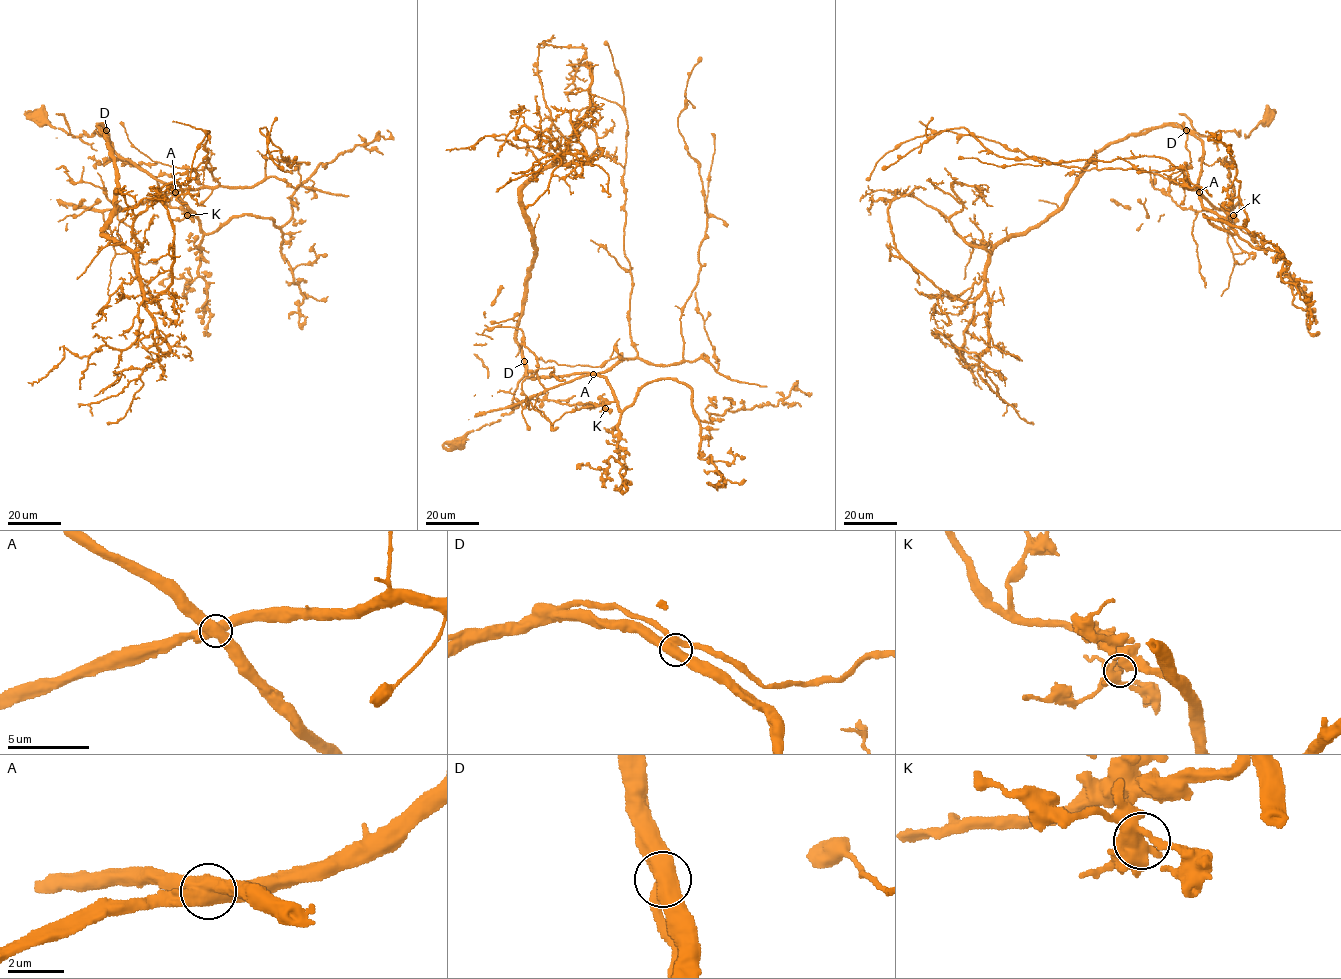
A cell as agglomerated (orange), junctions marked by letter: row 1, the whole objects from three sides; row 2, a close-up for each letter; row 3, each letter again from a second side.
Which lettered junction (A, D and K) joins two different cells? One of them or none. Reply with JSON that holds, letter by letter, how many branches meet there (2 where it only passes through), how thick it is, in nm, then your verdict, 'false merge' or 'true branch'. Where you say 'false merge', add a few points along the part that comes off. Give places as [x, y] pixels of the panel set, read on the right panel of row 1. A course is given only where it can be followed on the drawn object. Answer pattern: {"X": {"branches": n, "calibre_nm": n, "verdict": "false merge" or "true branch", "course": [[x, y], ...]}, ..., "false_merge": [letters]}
{"A": {"branches": 4, "calibre_nm": 600, "verdict": "false merge", "course": [[1199, 192], [1183, 186], [1190, 186], [1184, 170], [1165, 158], [1010, 159], [957, 128], [882, 169]]}, "D": {"branches": 4, "calibre_nm": 550, "verdict": "true branch"}, "K": {"branches": 4, "calibre_nm": 550, "verdict": "true branch"}, "false_merge": ["A"]}

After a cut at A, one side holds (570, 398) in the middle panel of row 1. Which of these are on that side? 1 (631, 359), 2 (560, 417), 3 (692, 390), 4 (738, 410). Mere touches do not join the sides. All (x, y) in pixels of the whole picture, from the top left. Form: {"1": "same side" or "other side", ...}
{"1": "other side", "2": "other side", "3": "same side", "4": "same side"}

